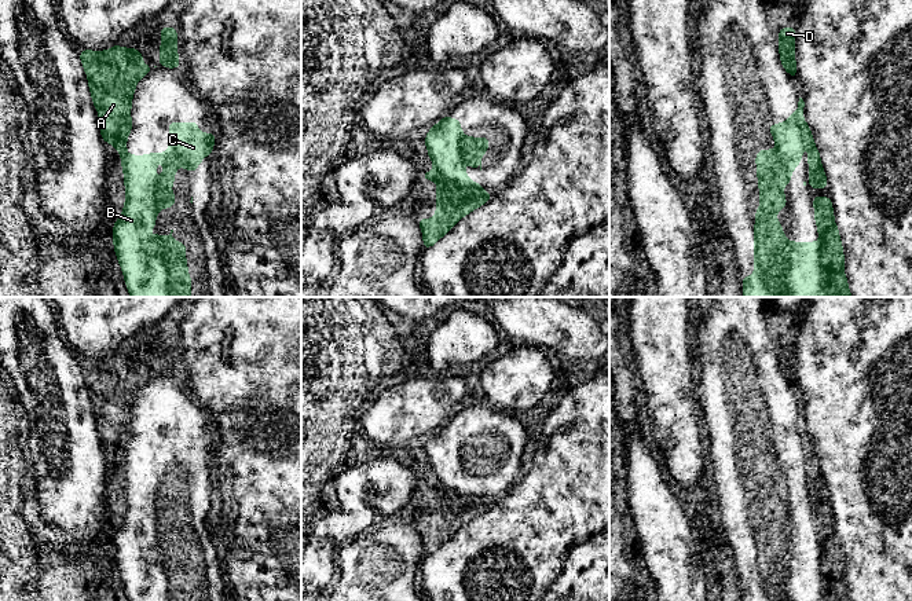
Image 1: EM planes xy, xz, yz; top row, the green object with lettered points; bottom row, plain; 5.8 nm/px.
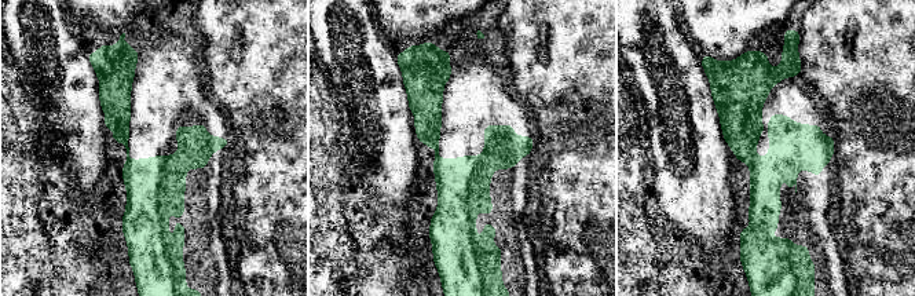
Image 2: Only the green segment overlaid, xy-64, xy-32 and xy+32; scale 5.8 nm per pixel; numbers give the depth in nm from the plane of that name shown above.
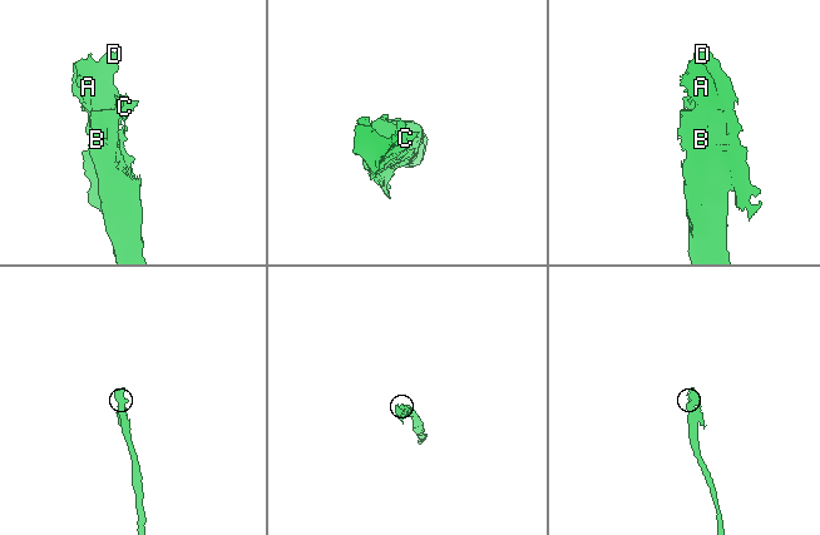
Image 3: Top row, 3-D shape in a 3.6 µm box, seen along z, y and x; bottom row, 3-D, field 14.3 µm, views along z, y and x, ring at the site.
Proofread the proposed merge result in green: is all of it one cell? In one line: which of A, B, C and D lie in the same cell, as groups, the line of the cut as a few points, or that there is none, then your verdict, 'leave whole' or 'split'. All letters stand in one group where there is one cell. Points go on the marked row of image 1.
groups A B C D; cut none; leave whole

